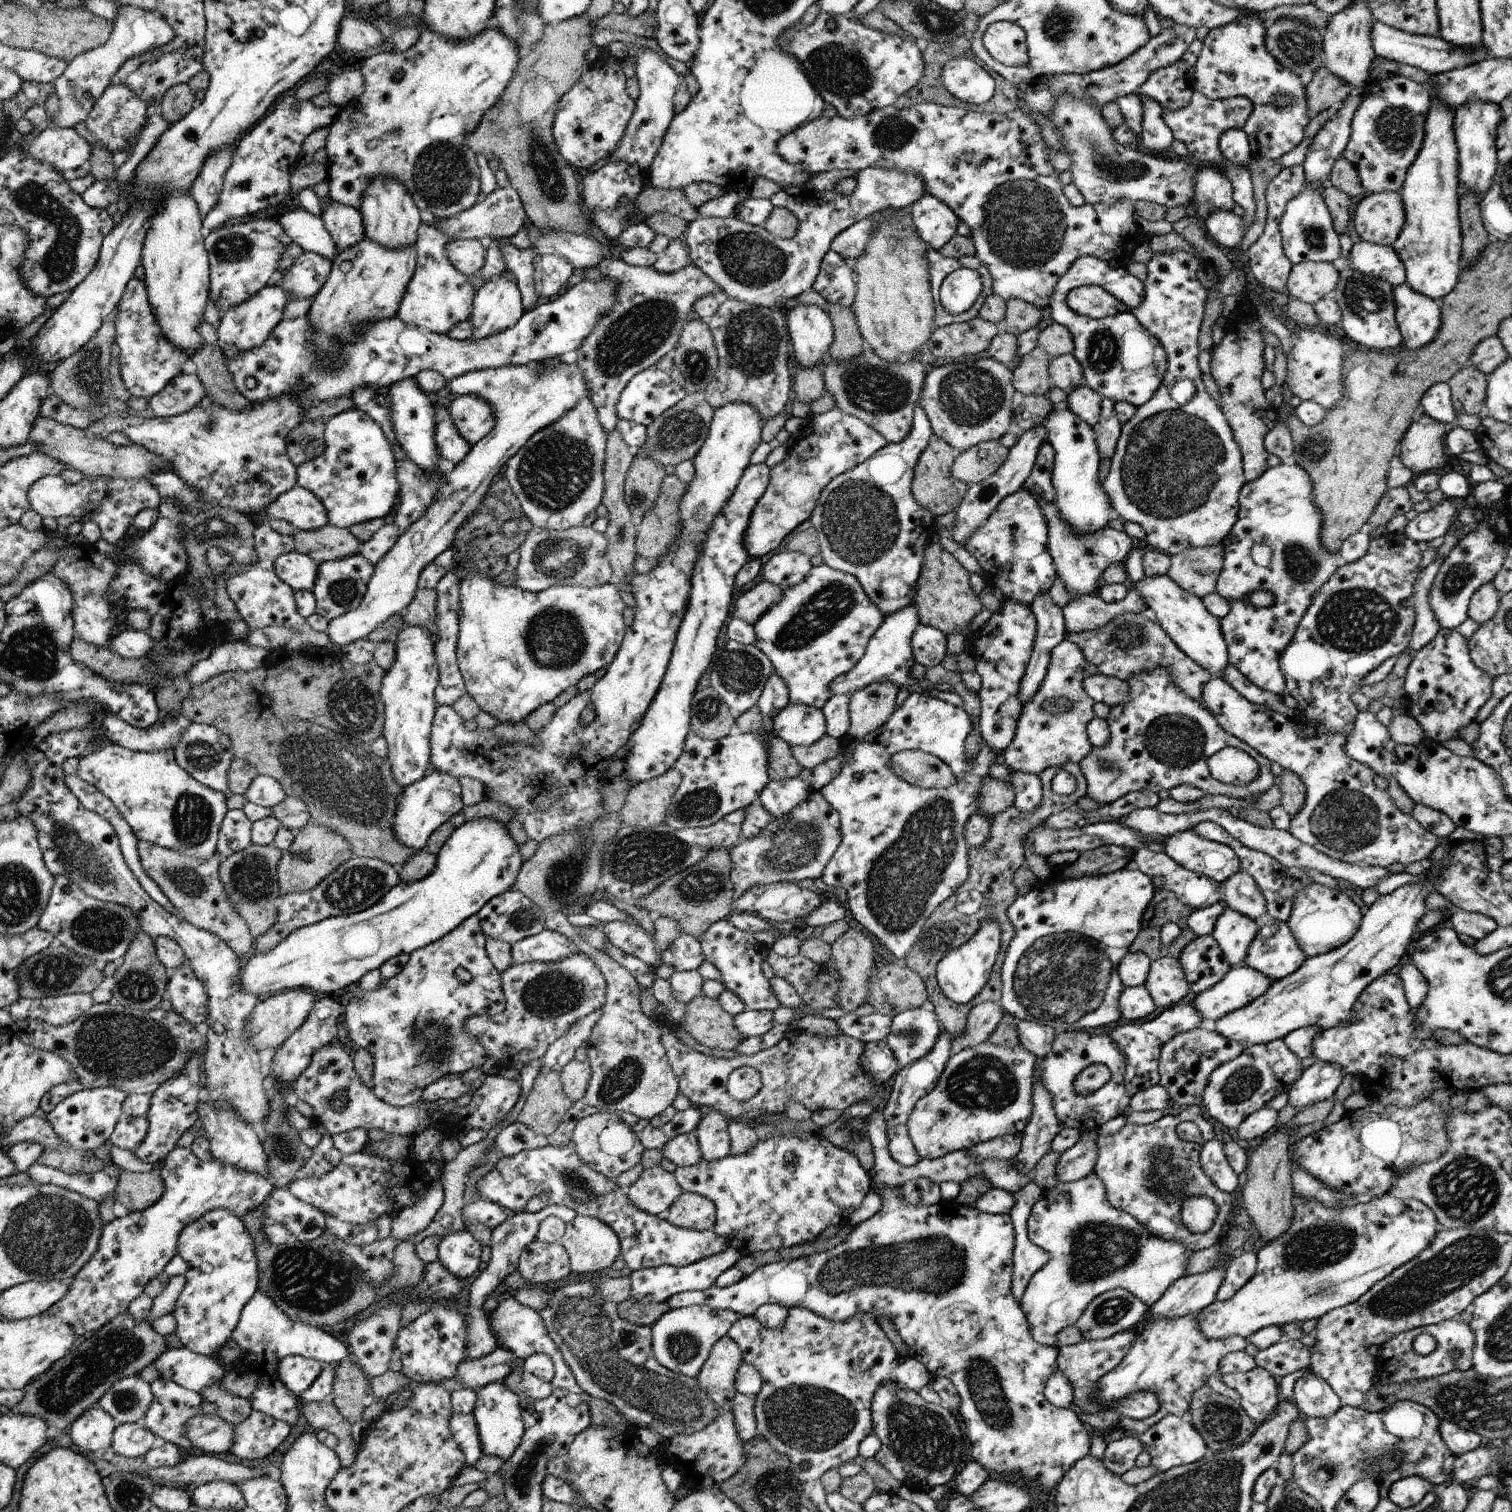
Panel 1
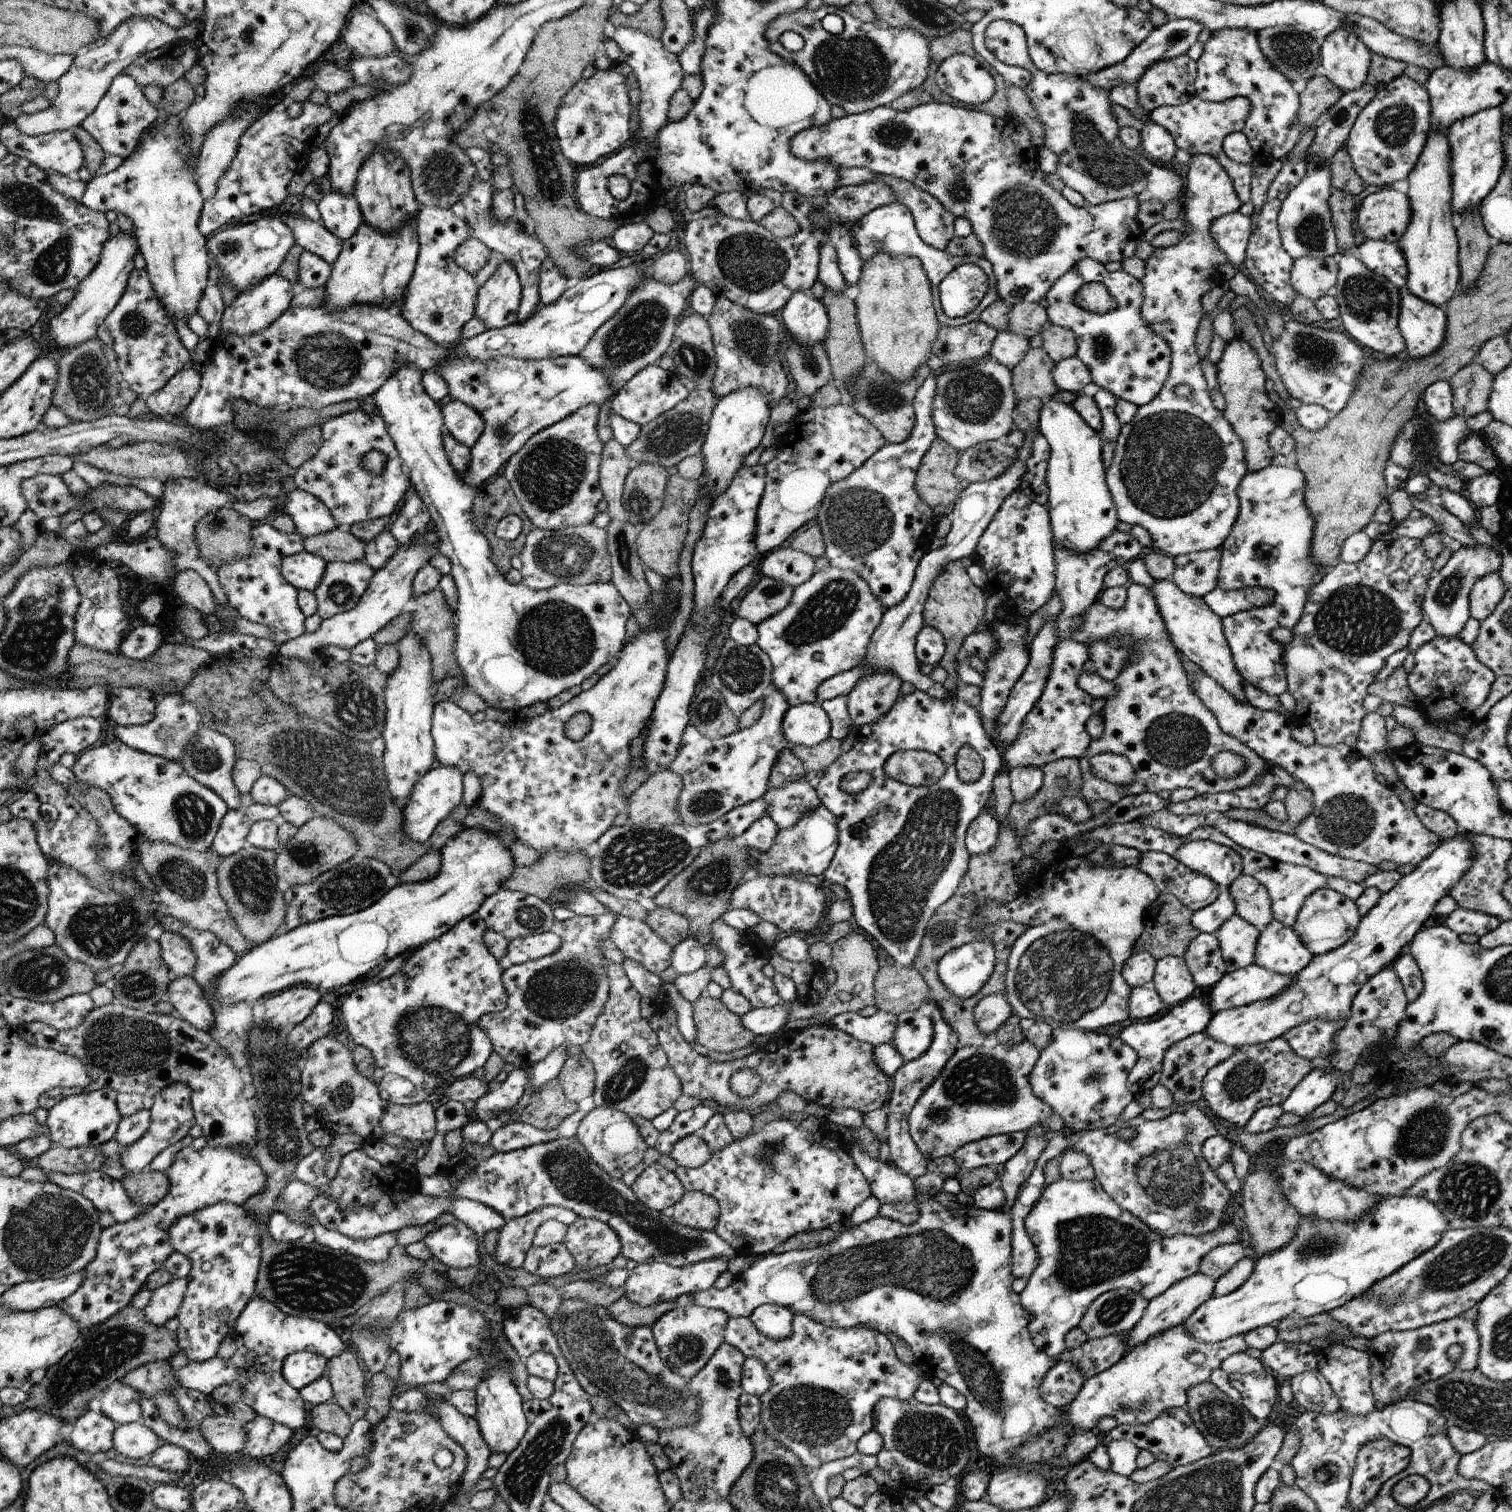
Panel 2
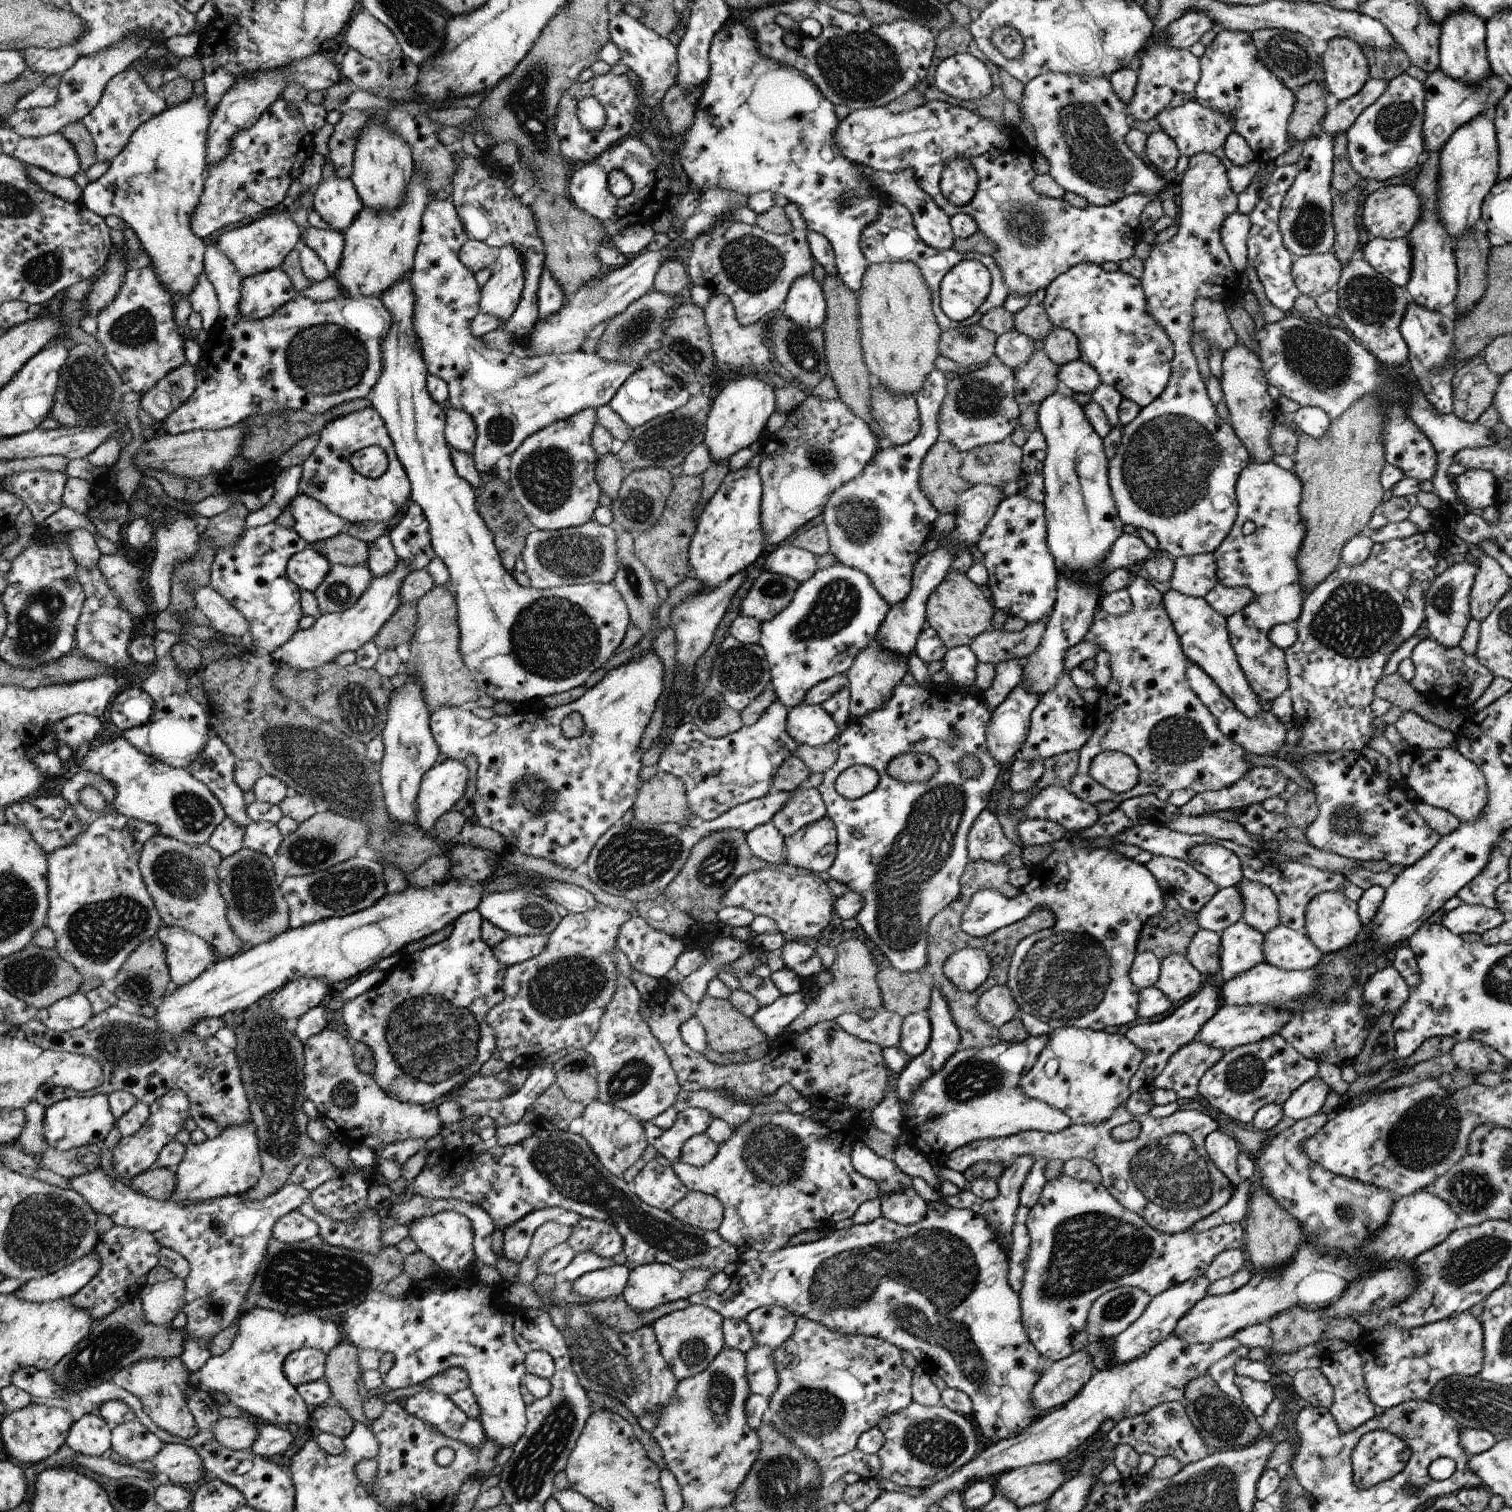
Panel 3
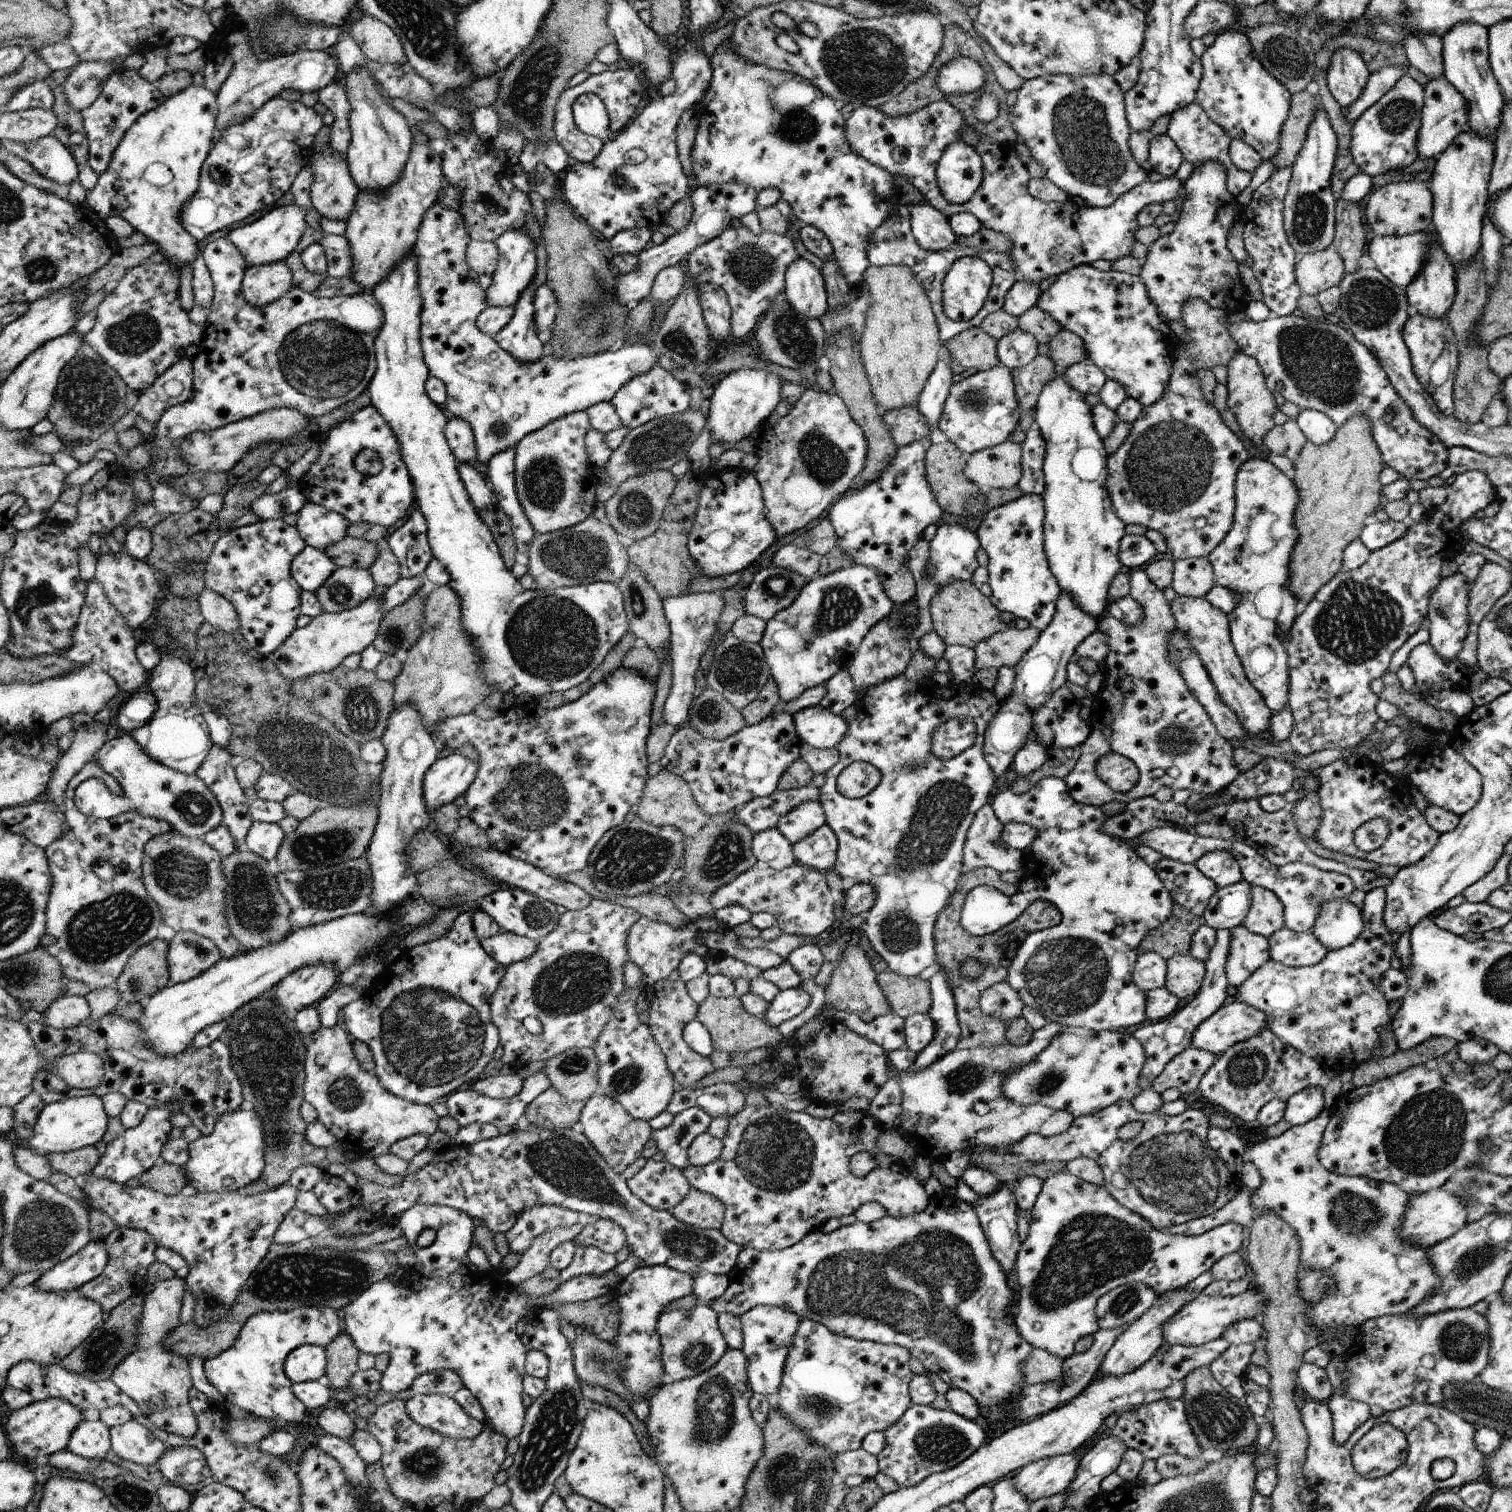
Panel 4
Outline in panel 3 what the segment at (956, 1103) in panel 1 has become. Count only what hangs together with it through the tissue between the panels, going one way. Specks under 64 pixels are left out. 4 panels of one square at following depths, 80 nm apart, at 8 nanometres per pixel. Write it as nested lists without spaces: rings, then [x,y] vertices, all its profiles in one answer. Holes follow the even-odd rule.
[[[1048,1035],[1029,1037],[1015,1047],[1008,1042],[1000,1041],[994,1046],[983,1048],[960,1048],[941,1066],[941,1069],[927,1078],[913,1094],[906,1118],[905,1129],[908,1132],[908,1143],[916,1147],[926,1160],[934,1166],[946,1164],[948,1156],[957,1148],[977,1140],[1009,1137],[1019,1132],[1044,1131],[1045,1133],[1062,1132],[1070,1126],[1070,1117],[1061,1110],[1054,1109],[1046,1102],[1031,1099],[1019,1087],[1021,1078],[1037,1061]]]

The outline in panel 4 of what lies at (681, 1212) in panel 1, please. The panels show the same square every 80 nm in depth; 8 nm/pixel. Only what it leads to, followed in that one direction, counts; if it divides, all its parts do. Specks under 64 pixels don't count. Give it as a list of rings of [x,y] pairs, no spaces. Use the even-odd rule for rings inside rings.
[[[692,1187],[689,1194],[670,1210],[674,1218],[701,1229],[720,1229],[725,1218],[725,1203],[710,1193]]]

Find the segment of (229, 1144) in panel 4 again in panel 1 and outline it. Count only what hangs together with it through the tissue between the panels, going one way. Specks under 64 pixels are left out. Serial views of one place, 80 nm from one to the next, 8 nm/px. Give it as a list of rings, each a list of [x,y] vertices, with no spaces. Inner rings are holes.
[[[174,1147],[163,1160],[158,1172],[165,1184],[165,1192],[161,1198],[146,1210],[130,1212],[106,1224],[96,1254],[81,1268],[80,1273],[67,1281],[70,1284],[69,1291],[46,1312],[72,1326],[77,1339],[83,1339],[87,1334],[100,1330],[115,1316],[126,1313],[129,1304],[137,1296],[145,1294],[148,1282],[164,1272],[166,1264],[177,1253],[177,1240],[186,1225],[214,1209],[229,1210],[242,1219],[247,1212],[260,1208],[275,1186],[266,1176],[246,1172],[230,1163],[214,1159],[213,1156],[208,1161],[203,1161],[190,1147]]]

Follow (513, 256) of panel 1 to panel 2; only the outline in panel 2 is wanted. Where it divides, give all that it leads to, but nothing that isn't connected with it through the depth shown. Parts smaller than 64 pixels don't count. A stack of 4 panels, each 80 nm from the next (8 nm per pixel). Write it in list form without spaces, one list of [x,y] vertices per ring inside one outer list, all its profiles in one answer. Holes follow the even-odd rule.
[[[480,178],[471,185],[471,190],[461,200],[465,211],[465,221],[469,225],[470,234],[474,238],[482,241],[491,250],[497,250],[517,269],[518,276],[521,279],[521,306],[519,312],[519,321],[528,320],[541,306],[539,297],[539,272],[541,264],[548,256],[541,242],[532,240],[526,232],[520,230],[519,222],[507,221],[500,223],[490,212],[490,205],[493,202],[493,192],[496,189],[493,184],[486,183]]]

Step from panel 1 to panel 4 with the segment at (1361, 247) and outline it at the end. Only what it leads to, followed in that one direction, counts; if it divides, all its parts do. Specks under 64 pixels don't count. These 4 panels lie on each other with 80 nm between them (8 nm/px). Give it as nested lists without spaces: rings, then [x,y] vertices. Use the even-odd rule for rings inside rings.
[[[1417,232],[1402,236],[1376,235],[1366,254],[1378,269],[1396,286],[1405,288],[1423,269],[1429,253],[1430,232]]]

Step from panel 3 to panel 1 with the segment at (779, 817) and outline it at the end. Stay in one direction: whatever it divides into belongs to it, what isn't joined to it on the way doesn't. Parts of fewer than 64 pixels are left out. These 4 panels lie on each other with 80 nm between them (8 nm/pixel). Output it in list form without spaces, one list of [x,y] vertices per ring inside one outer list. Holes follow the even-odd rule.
[[[798,777],[771,780],[761,792],[760,803],[773,816],[781,817],[792,813],[796,805],[803,803],[811,793],[810,782]]]

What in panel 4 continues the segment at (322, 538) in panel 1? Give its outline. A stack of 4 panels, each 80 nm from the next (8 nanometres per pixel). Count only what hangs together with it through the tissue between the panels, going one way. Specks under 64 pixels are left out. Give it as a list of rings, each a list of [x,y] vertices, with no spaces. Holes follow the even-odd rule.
[[[347,534],[341,541],[323,550],[338,567],[369,569],[377,558],[377,544]]]

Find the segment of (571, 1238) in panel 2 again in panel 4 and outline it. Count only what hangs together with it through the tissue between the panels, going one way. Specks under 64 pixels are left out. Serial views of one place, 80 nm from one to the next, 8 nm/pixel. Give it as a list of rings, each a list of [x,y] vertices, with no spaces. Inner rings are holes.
[[[590,1219],[572,1242],[578,1247],[599,1248],[606,1254],[614,1255],[626,1245],[626,1235],[622,1227],[608,1219]]]

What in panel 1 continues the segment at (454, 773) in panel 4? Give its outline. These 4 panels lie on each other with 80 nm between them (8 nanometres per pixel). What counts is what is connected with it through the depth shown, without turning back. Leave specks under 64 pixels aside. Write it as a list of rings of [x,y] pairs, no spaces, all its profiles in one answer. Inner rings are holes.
[[[438,771],[428,774],[416,783],[409,784],[402,792],[398,801],[394,832],[402,845],[414,849],[416,852],[424,849],[429,836],[441,824],[450,820],[454,814],[463,812],[465,804],[460,798],[460,783],[457,777]]]

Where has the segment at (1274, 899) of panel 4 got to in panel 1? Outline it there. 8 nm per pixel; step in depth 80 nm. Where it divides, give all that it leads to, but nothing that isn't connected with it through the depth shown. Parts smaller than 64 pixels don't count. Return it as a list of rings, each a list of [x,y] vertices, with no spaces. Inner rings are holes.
[[[1240,868],[1232,873],[1222,886],[1222,900],[1228,907],[1249,916],[1256,922],[1258,917],[1266,914],[1266,899],[1256,881],[1244,869]]]

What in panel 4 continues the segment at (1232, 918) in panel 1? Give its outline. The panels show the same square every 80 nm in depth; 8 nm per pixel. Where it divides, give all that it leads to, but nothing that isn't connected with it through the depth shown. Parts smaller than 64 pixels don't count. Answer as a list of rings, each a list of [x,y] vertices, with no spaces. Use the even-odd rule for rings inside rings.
[[[1243,924],[1231,929],[1230,934],[1225,973],[1230,988],[1234,989],[1270,959],[1270,955],[1268,939],[1250,932]]]

